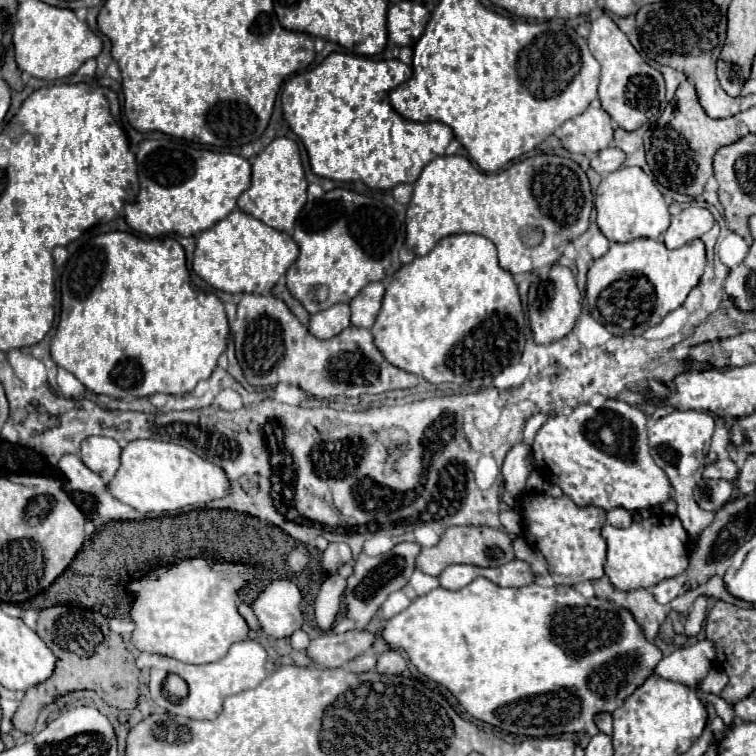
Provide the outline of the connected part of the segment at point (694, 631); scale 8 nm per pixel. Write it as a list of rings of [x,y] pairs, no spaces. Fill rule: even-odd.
[[[698,597],[690,609],[690,615],[688,615],[688,621],[686,621],[686,637],[696,637],[702,629],[702,623],[706,619],[706,603],[708,599],[706,597]]]

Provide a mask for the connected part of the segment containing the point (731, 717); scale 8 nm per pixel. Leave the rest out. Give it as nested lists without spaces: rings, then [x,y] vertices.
[[[702,695],[704,697],[704,701],[710,701],[710,703],[714,703],[714,707],[716,707],[716,713],[718,713],[718,717],[726,723],[726,727],[730,729],[732,725],[734,725],[734,721],[736,721],[736,715],[734,715],[734,707],[732,705],[728,705],[722,697],[718,697],[718,695]]]

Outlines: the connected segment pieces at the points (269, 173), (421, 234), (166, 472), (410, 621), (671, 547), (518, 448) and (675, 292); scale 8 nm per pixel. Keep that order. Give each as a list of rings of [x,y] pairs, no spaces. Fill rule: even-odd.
[[[288,137],[274,139],[254,161],[252,161],[252,185],[238,197],[238,209],[262,221],[264,225],[278,231],[292,231],[300,209],[306,203],[306,177],[300,161],[296,141]]]
[[[444,155],[444,157],[432,159],[420,173],[418,181],[414,183],[412,201],[406,211],[406,247],[416,257],[422,257],[430,253],[434,245],[448,235],[478,233],[496,245],[498,261],[504,271],[512,275],[528,273],[542,265],[554,265],[562,257],[562,251],[566,249],[566,245],[588,229],[590,211],[592,211],[592,193],[590,193],[588,177],[578,163],[566,157],[536,155],[524,161],[512,163],[510,167],[498,173],[484,173],[466,157]],[[526,227],[538,227],[544,233],[544,239],[538,247],[526,247],[522,243],[520,233]]]
[[[136,439],[130,441],[130,445],[122,447],[118,473],[106,487],[112,497],[134,507],[140,513],[174,515],[184,509],[192,509],[198,503],[208,503],[212,499],[224,497],[230,485],[226,473],[218,465],[200,459],[196,453],[188,451],[182,445],[162,443],[154,439]]]
[[[478,577],[478,579],[474,579],[472,583],[468,583],[466,587],[458,589],[458,591],[436,587],[430,593],[416,597],[404,611],[400,611],[398,615],[394,615],[392,619],[386,621],[386,625],[382,629],[382,639],[390,649],[404,651],[408,655],[408,659],[412,661],[412,665],[422,675],[426,675],[428,679],[444,685],[474,719],[480,719],[480,721],[490,723],[494,727],[500,727],[508,733],[526,735],[526,737],[556,737],[556,735],[562,735],[562,733],[596,735],[598,727],[594,725],[592,715],[600,713],[600,711],[610,711],[612,713],[616,707],[620,707],[624,703],[624,699],[628,695],[632,695],[634,689],[640,687],[652,675],[652,669],[662,659],[660,649],[644,637],[644,631],[634,621],[632,613],[626,611],[626,609],[614,607],[610,601],[602,601],[602,599],[596,599],[596,597],[586,599],[576,589],[560,587],[560,585],[558,587],[542,587],[538,583],[532,583],[532,585],[518,587],[518,589],[514,589],[514,587],[504,589],[504,587],[494,585],[486,577]]]
[[[654,514],[648,519],[634,521],[626,529],[604,525],[602,537],[608,543],[608,561],[604,565],[604,571],[610,577],[612,585],[620,591],[632,591],[640,587],[648,589],[664,579],[676,577],[686,571],[690,539],[676,515]]]
[[[518,443],[514,445],[502,465],[502,477],[504,477],[504,493],[502,493],[502,501],[508,507],[516,505],[518,495],[524,491],[526,487],[526,479],[528,473],[534,467],[534,455],[532,455],[532,447],[526,443]]]
[[[654,239],[612,243],[610,251],[596,259],[588,271],[588,311],[612,335],[642,335],[684,303],[688,293],[698,285],[704,267],[706,251],[700,239],[694,239],[674,251]]]

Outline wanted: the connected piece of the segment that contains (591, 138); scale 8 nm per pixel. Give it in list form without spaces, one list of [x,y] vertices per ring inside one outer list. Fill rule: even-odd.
[[[596,89],[596,99],[590,101],[588,109],[562,125],[560,141],[570,153],[588,155],[606,149],[612,141],[612,133],[610,115],[602,109]]]

